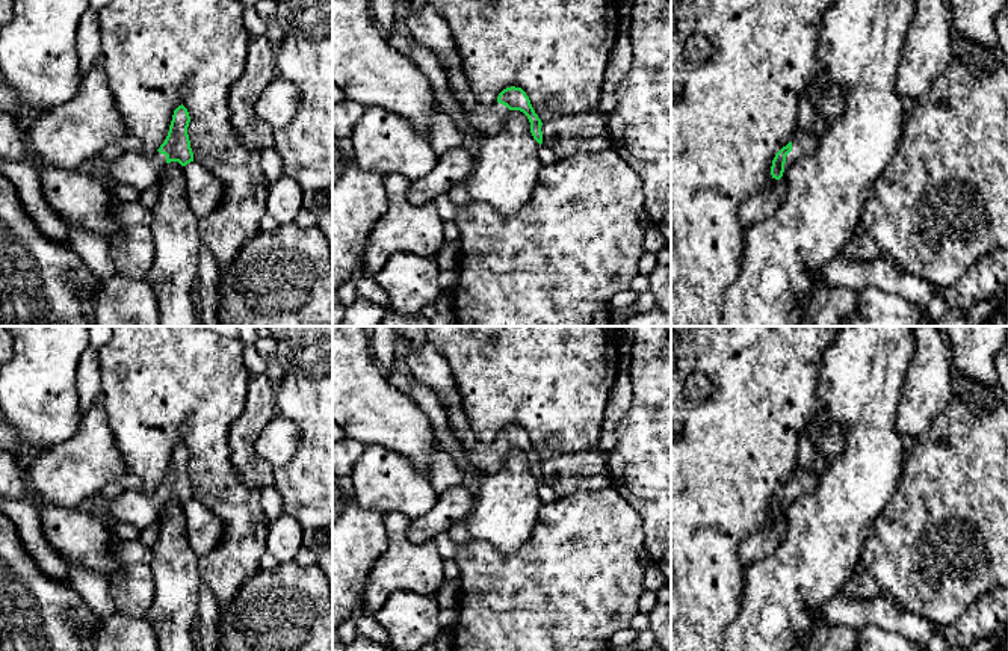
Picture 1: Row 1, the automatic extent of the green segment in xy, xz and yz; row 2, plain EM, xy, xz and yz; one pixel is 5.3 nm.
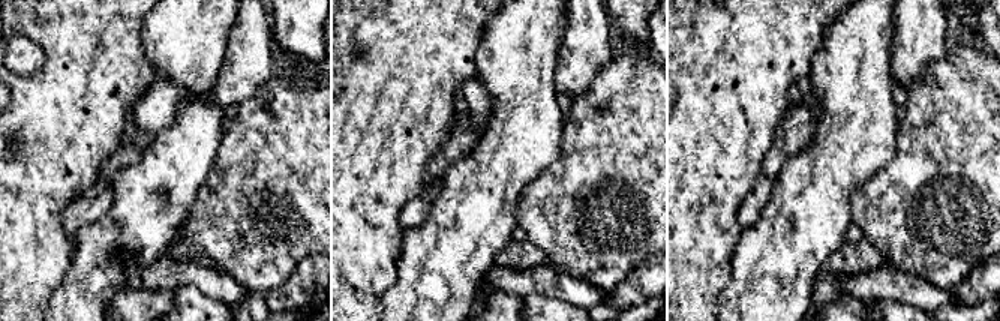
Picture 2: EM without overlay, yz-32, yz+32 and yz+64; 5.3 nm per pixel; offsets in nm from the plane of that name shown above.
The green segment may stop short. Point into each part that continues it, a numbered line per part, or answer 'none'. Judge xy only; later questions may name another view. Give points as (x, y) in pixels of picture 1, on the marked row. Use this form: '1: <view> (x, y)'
1: xy (132, 168)

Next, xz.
1: xz (425, 26)

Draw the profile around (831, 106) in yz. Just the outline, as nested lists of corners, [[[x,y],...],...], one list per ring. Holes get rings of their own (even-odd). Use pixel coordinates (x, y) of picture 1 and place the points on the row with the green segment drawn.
[[[828,82],[825,95],[816,107],[816,113],[824,116],[827,125],[830,125],[843,113],[845,103],[846,103],[846,89],[836,82]]]

